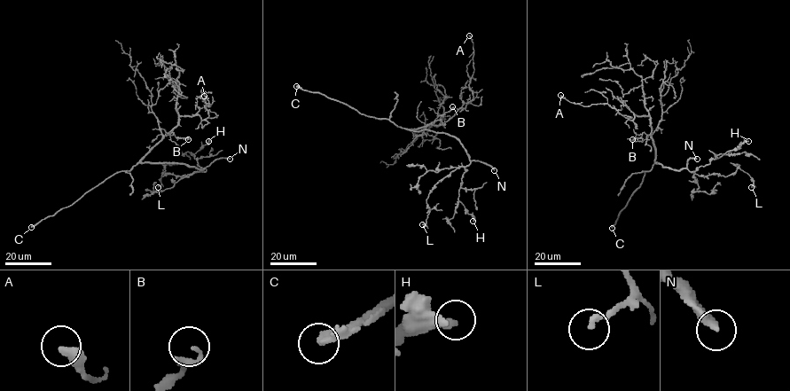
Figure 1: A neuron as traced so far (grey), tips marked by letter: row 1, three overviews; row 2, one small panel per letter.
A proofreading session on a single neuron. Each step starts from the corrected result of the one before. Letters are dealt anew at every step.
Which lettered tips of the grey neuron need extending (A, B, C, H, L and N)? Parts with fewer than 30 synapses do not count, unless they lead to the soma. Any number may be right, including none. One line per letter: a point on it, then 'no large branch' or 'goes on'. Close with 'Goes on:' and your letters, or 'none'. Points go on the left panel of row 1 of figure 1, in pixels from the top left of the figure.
A: at (204, 96); no large branch
B: at (188, 139); no large branch
C: at (31, 227); goes on
H: at (208, 141); no large branch
L: at (158, 187); no large branch
N: at (230, 159); goes on
Goes on: C, N

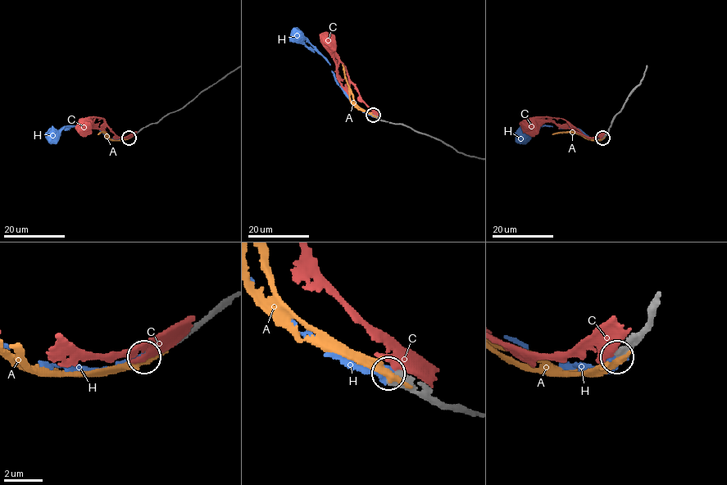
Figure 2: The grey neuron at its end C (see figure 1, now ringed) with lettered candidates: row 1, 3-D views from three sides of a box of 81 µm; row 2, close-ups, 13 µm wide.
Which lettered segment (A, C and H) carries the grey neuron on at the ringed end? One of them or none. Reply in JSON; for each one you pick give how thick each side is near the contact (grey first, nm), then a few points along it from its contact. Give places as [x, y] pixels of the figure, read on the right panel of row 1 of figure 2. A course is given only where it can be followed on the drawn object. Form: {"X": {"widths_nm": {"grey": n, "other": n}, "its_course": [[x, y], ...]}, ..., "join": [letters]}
{"H": {"widths_nm": {"grey": 480, "other": 360}}, "join": ["H"]}

